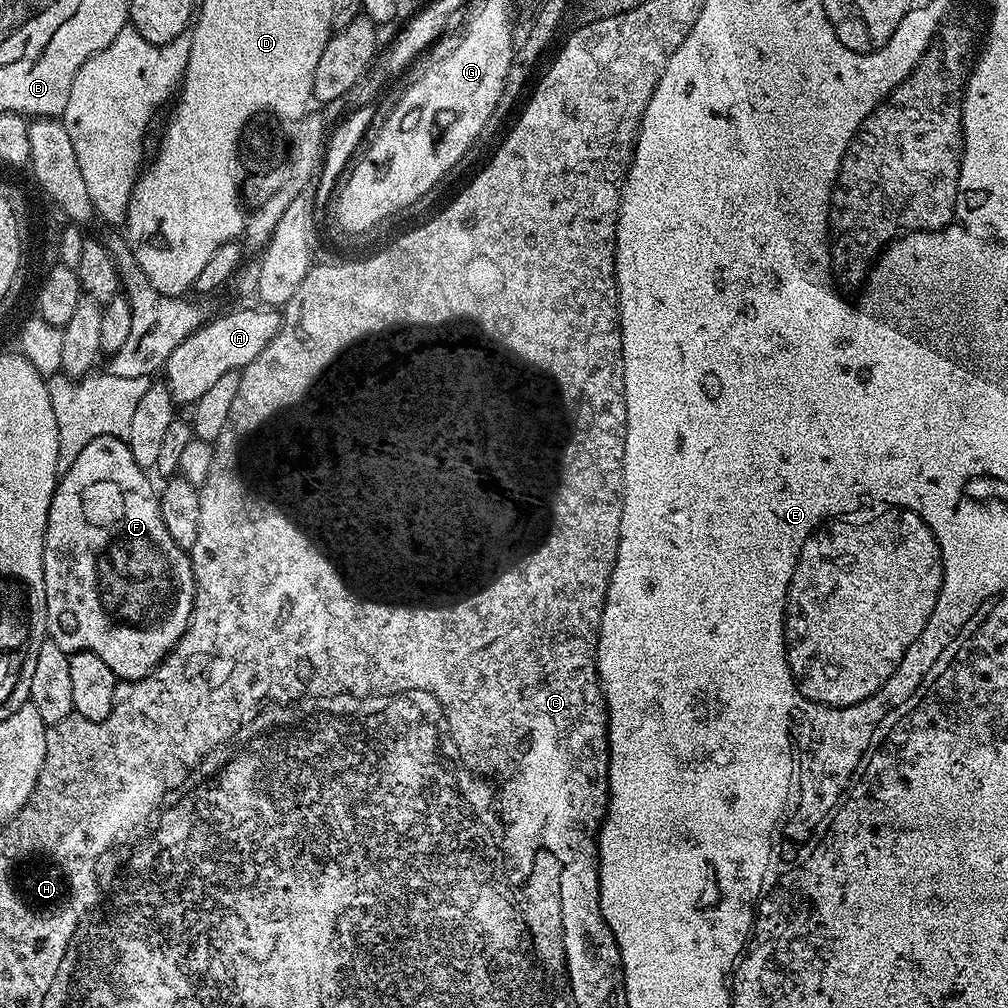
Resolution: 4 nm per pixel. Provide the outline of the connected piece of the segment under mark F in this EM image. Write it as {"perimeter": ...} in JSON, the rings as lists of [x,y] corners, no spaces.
{"perimeter":[[[98,437],[83,447],[82,452],[75,459],[72,468],[67,469],[59,477],[56,493],[50,502],[48,515],[48,529],[44,535],[44,589],[46,590],[46,610],[48,611],[47,639],[54,641],[62,650],[69,654],[73,652],[93,652],[114,670],[114,674],[121,681],[140,680],[148,676],[165,660],[172,647],[182,638],[192,621],[192,607],[196,597],[196,583],[192,569],[192,557],[185,549],[170,538],[170,530],[162,522],[162,510],[157,489],[152,489],[148,481],[149,473],[135,464],[131,450],[128,449],[127,439],[118,437]]]}

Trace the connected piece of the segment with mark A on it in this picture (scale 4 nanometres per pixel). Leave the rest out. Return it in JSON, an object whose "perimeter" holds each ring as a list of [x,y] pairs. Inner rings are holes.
{"perimeter":[[[268,306],[255,307],[236,308],[213,320],[211,317],[201,324],[197,332],[190,334],[190,338],[183,340],[174,354],[170,354],[162,369],[162,380],[177,405],[195,404],[202,394],[206,394],[206,390],[210,390],[210,386],[214,386],[214,382],[218,382],[218,378],[222,378],[222,374],[240,372],[254,362],[266,346],[270,346],[280,329],[281,313]]]}

